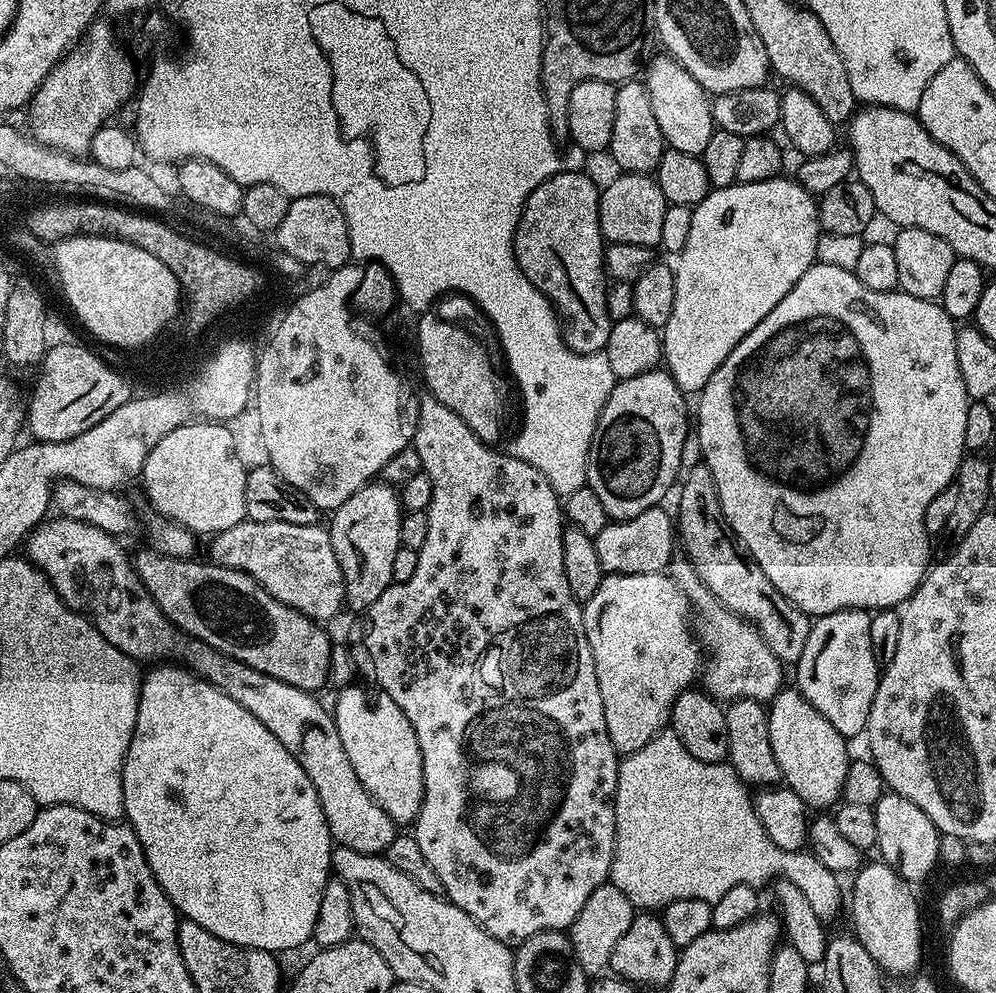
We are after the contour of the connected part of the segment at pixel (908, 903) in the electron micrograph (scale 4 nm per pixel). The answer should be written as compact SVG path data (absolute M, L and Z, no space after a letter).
M885 862L867 864L851 877L854 935L870 950L870 958L885 973L893 972L896 976L915 973L924 952L924 932L920 929L920 908L912 893L913 885Z

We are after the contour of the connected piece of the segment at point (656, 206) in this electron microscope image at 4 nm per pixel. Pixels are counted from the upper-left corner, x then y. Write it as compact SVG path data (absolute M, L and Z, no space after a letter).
M626 172L600 188L600 229L608 244L631 242L634 246L655 249L662 238L662 221L669 203L658 186L655 175Z

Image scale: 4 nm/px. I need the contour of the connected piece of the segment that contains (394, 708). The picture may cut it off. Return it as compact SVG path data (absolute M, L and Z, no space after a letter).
M356 687L339 689L334 713L338 738L342 738L346 758L350 758L350 766L354 766L354 774L358 774L358 782L362 782L366 794L386 810L395 824L415 825L424 797L424 778L422 750L418 750L414 726L410 726L410 718L402 714L394 698L371 687Z

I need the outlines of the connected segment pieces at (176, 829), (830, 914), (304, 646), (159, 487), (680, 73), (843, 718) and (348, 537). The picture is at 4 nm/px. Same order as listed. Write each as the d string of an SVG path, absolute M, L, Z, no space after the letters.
M160 662L149 668L152 669L145 671L140 681L138 722L126 750L122 790L124 816L144 848L146 862L158 886L162 886L162 890L183 919L198 922L202 930L210 930L210 934L226 942L243 948L266 950L273 954L302 947L304 943L312 940L314 922L318 922L318 905L322 903L322 890L326 890L326 882L332 872L334 847L326 814L322 814L322 802L318 802L318 790L314 790L314 782L306 778L306 770L302 770L298 758L294 758L294 754L290 754L286 746L282 746L282 742L278 742L278 738L274 738L274 734L270 734L270 730L266 730L266 726L262 726L262 722L258 722L258 718L254 718L250 710L246 710L246 706L238 706L234 698L226 698L226 694L222 694L222 690L209 680L195 676L187 667L176 662Z
M671 730L662 731L654 738L650 738L650 742L646 742L646 746L642 746L642 750L627 753L621 759L618 782L616 783L616 805L614 806L616 849L612 859L610 883L618 886L618 890L622 890L622 894L626 894L626 898L630 898L633 909L662 910L670 902L678 902L678 898L702 898L714 902L718 898L722 898L722 894L727 894L734 886L749 884L751 888L759 889L760 884L766 883L767 880L769 882L775 881L777 877L780 877L794 882L798 886L798 890L802 890L806 894L806 898L810 898L810 906L814 906L820 920L831 922L836 916L836 911L840 908L840 884L836 881L839 880L837 873L826 870L826 866L822 866L822 862L818 862L818 858L813 856L811 851L787 852L774 846L774 842L770 842L770 838L758 818L753 797L750 792L748 796L747 791L749 792L749 789L741 780L740 775L732 769L731 764L727 762L723 764L698 762L698 758L694 758L694 754L690 754L690 750L686 750L686 746L682 746L682 742Z
M151 550L143 551L134 556L138 578L142 578L146 590L154 598L154 602L158 602L162 614L166 614L168 621L181 632L193 640L201 640L214 646L222 654L254 670L262 670L262 674L270 674L270 678L278 678L290 686L298 686L298 690L316 694L329 683L334 640L320 629L323 627L317 621L272 597L246 572L223 568L222 565L211 562L203 564L200 558L179 560Z
M193 422L170 430L144 463L142 481L149 502L163 519L181 524L193 534L215 534L237 526L246 519L248 468L236 452L238 446L223 423Z
M660 54L649 66L646 83L650 107L654 109L654 118L658 118L665 145L674 150L682 150L682 154L703 157L706 142L710 142L710 134L714 131L709 93L679 62L667 54Z
M847 608L819 617L810 630L810 638L806 638L806 650L802 650L800 660L794 666L795 687L799 688L810 706L814 706L814 710L818 710L818 714L822 714L822 718L826 718L826 722L830 722L830 726L834 726L834 730L838 730L838 734L845 738L865 735L870 706L874 706L874 694L880 685L882 664L870 643L871 621L871 615L862 608Z
M385 482L364 485L331 513L332 525L328 524L326 529L341 567L344 599L347 607L352 607L356 614L378 602L380 595L393 584L394 558L401 548L401 515L400 493Z

